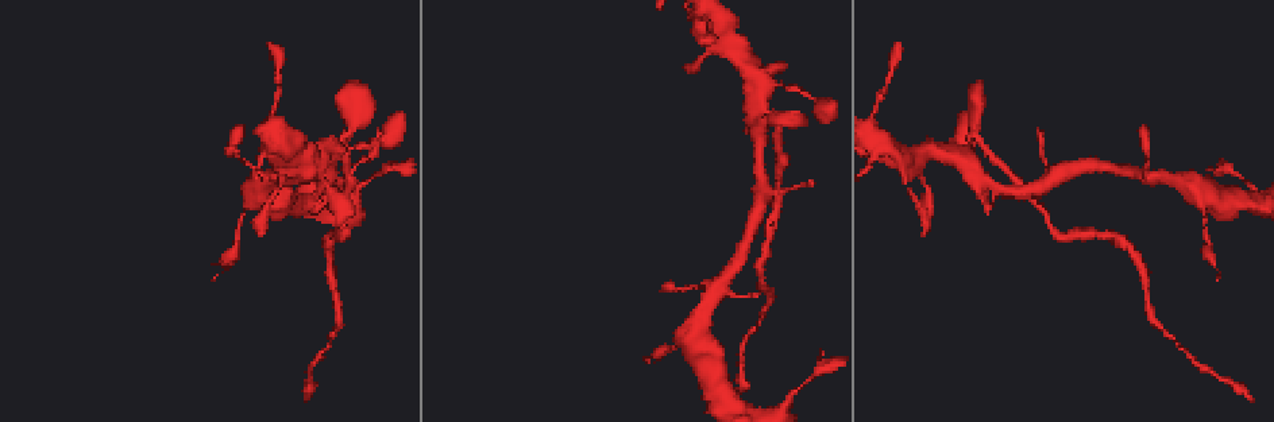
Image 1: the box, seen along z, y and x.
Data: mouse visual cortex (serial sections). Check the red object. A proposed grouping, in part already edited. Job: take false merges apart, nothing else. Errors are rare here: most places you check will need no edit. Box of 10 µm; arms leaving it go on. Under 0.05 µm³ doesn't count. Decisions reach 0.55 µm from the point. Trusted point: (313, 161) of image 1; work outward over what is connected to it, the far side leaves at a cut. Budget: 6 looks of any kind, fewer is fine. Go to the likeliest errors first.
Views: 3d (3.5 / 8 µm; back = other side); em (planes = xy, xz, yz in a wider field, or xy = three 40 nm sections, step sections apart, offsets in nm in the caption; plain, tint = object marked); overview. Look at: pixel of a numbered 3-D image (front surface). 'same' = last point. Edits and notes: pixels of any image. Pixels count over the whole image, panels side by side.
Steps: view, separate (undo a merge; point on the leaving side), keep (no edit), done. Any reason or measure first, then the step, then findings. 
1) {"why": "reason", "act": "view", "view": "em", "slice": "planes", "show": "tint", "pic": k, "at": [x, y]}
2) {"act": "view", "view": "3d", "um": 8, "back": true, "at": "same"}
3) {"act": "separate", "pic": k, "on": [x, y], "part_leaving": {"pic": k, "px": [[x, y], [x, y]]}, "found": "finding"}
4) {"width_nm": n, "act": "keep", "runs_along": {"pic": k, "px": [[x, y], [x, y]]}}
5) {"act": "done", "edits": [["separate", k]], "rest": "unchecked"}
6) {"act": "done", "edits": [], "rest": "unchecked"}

{"why": "calibre changes", "act": "view", "view": "3d", "um": 3.5, "back": true, "pic": 1, "at": [1240, 174]}

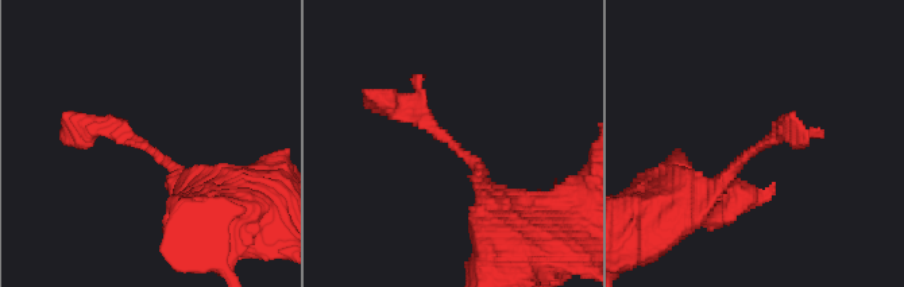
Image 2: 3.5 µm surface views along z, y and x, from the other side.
{"act": "view", "view": "em", "slice": "xy", "step": 3, "show": "tint", "pic": 2, "at": [445, 141]}

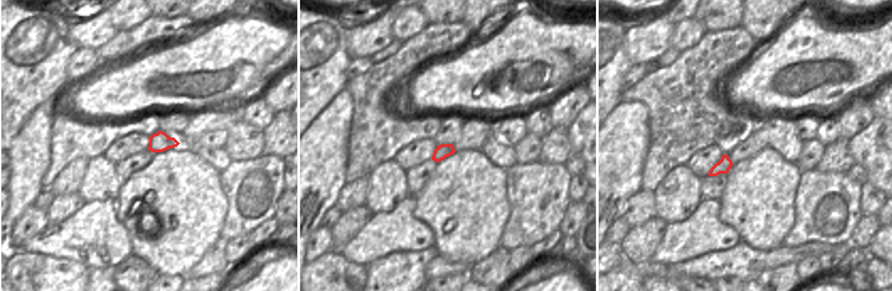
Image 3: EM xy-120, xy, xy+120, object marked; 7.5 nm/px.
{"width_nm": 110, "act": "keep", "runs_along": {"pic": 2, "px": [[494, 197], [424, 117], [374, 104]]}, "found": "continuous, no second cell"}

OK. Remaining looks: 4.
{"why": "three arms meet", "act": "view", "view": "3d", "um": 3.5, "back": true, "pic": 1, "at": [351, 128]}

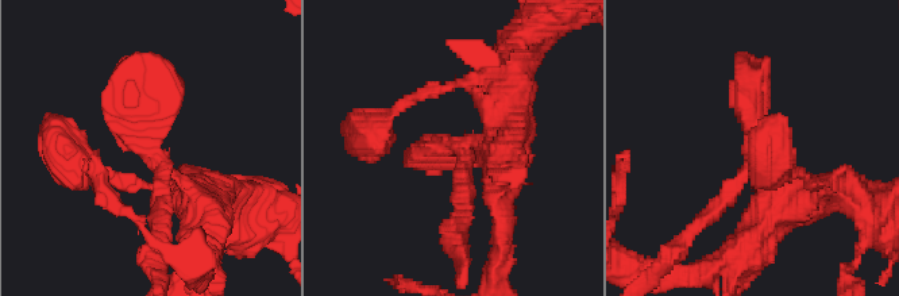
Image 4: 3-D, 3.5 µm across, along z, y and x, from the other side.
{"arms": 3, "arm_widths_nm": [200, 350, 450], "why": "shape alone is not enough", "act": "view", "view": "em", "slice": "xy", "step": 1, "show": "plain", "pic": 4, "at": [149, 144]}

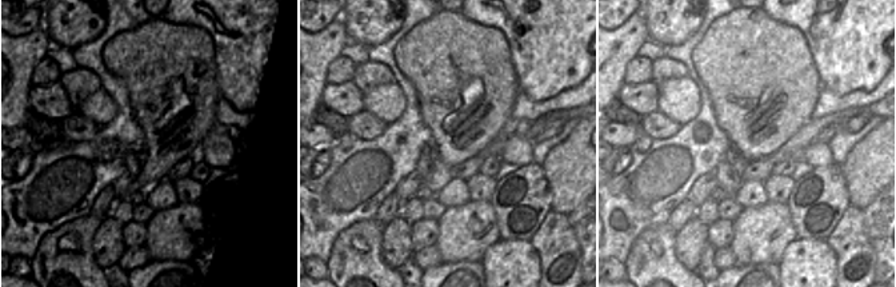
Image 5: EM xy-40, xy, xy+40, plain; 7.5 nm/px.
{"act": "view", "view": "em", "slice": "xy", "step": 1, "show": "tint", "at": "same"}

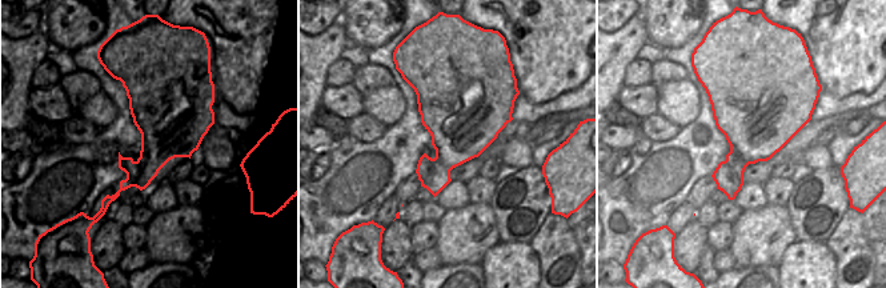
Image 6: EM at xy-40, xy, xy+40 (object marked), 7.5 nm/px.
{"act": "separate", "pic": 4, "on": [429, 143], "part_leaving": {"pic": 4, "px": [[467, 145], [454, 235]]}, "found": "a second cell is stuck on"}

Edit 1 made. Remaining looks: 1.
{"act": "done", "edits": [["separate", 4]], "rest": "unchecked"}

